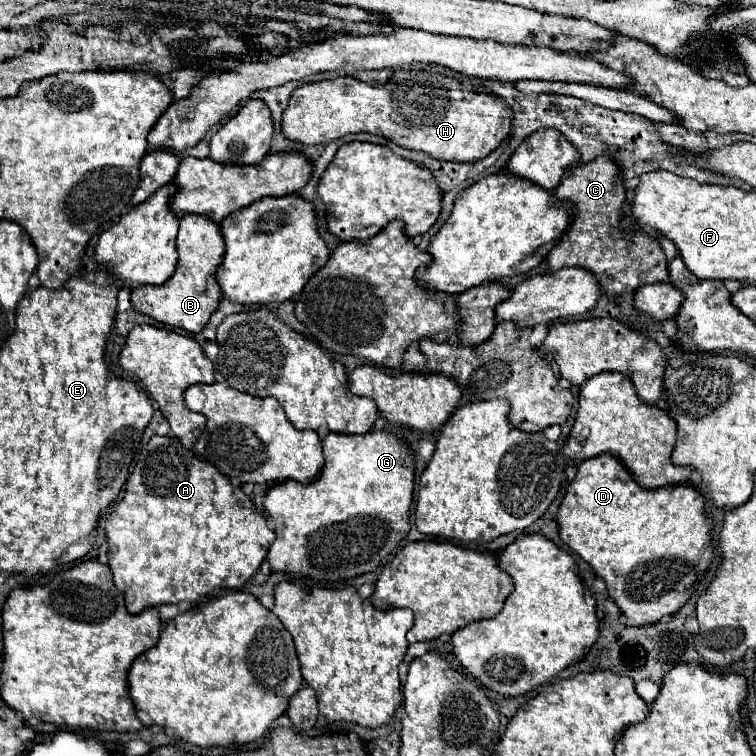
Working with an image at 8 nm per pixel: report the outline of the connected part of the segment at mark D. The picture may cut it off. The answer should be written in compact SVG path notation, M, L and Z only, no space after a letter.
M609 453L585 459L579 465L577 477L559 505L557 525L563 543L579 553L579 557L605 581L607 593L627 617L627 625L657 623L661 617L677 613L691 599L695 583L703 579L713 561L713 519L705 513L705 497L697 487L689 483L661 489L639 487L623 463Z

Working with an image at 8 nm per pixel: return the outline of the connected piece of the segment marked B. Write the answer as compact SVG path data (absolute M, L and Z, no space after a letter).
M183 215L177 237L177 251L179 251L179 263L173 277L159 287L143 285L139 289L133 289L131 305L135 311L149 315L163 325L199 333L207 325L211 313L219 307L219 301L223 299L215 277L217 265L221 265L225 255L225 243L219 223L201 215Z

